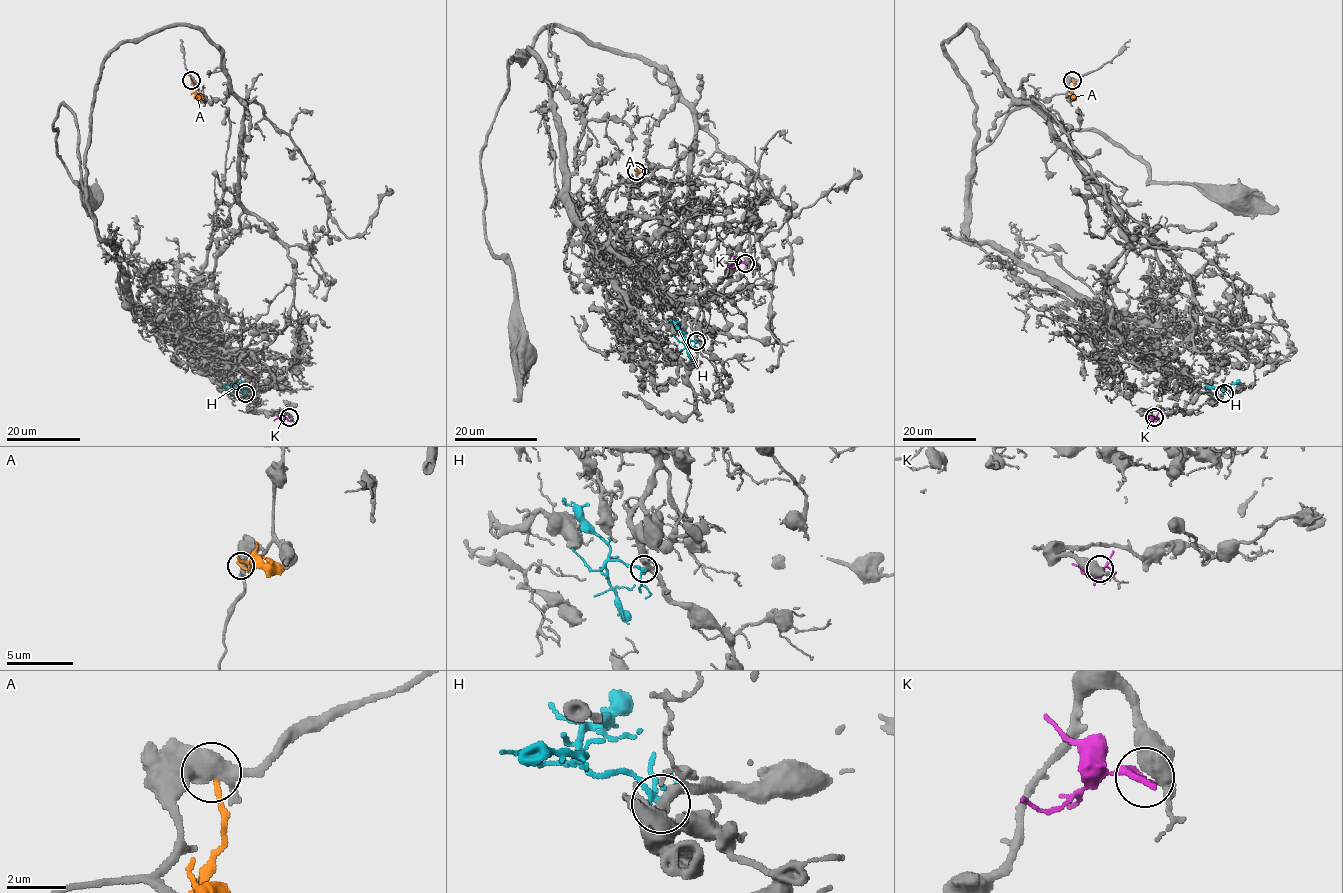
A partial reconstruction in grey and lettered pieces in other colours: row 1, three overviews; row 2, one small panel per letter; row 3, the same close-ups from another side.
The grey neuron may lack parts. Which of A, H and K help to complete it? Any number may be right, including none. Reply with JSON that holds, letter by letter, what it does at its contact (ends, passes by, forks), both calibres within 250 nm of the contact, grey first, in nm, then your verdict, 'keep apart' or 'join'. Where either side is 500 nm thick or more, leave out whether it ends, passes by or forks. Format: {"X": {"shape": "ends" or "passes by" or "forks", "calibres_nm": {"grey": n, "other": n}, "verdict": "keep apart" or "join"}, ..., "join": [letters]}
{"A": {"shape": "ends", "calibres_nm": {"grey": 440, "other": 200}, "verdict": "keep apart"}, "H": {"shape": "passes by", "calibres_nm": {"grey": 320, "other": 190}, "verdict": "join"}, "K": {"shape": "passes by", "calibres_nm": {"grey": 440, "other": 110}, "verdict": "keep apart"}, "join": ["H"]}

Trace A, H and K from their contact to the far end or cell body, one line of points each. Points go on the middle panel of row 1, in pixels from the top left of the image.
A: (636, 171), (648, 174)
H: (696, 341), (684, 337), (671, 320)
K: (745, 263), (731, 268), (728, 266)

